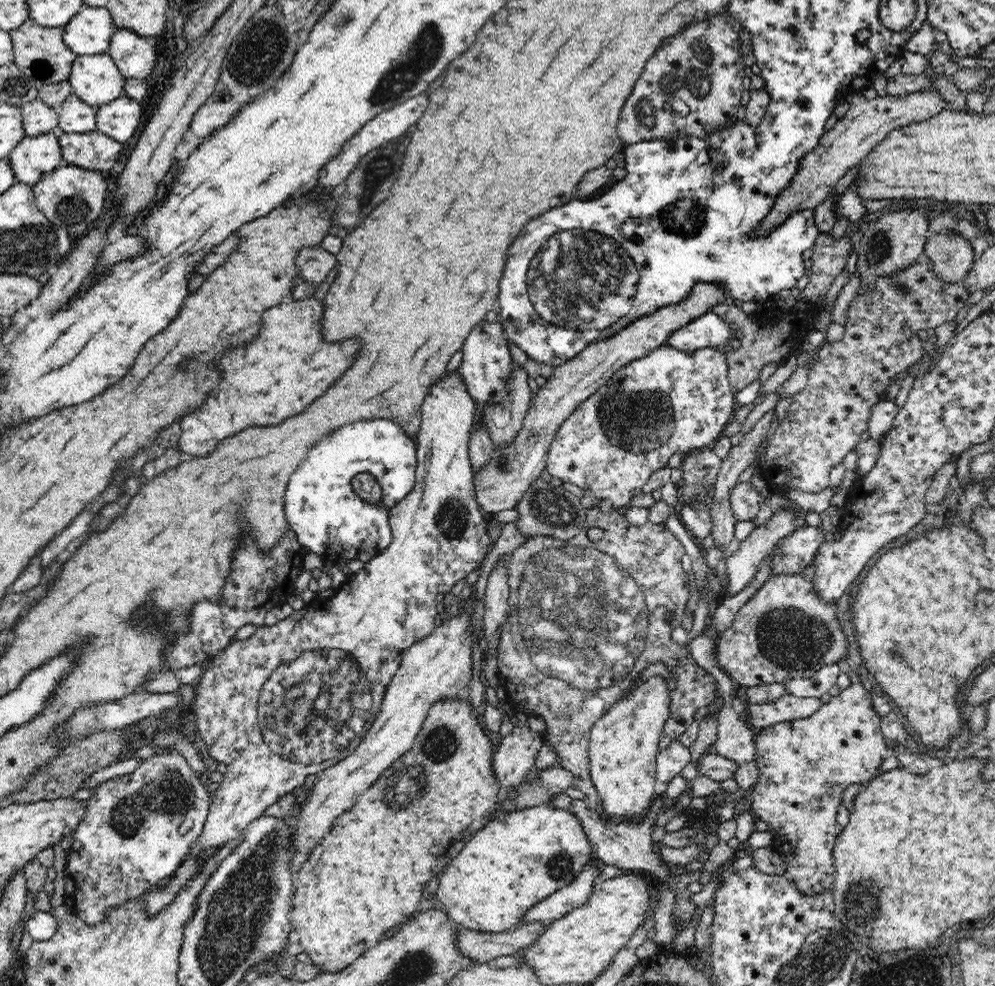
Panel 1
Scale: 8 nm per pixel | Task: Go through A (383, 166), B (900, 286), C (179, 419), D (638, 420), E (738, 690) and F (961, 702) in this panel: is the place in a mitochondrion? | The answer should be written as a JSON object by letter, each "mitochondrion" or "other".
{"A":"mitochondrion","B":"mitochondrion","C":"other","D":"mitochondrion","E":"other","F":"other"}

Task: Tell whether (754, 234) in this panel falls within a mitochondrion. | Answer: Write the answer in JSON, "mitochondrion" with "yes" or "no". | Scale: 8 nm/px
{"mitochondrion":"no"}

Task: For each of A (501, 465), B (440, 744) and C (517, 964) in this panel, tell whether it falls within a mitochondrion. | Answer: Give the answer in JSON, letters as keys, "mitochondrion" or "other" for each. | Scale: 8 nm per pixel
{"A":"mitochondrion","B":"mitochondrion","C":"other"}

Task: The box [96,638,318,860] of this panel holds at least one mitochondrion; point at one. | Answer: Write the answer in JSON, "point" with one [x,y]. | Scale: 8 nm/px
{"point":[170,795]}

